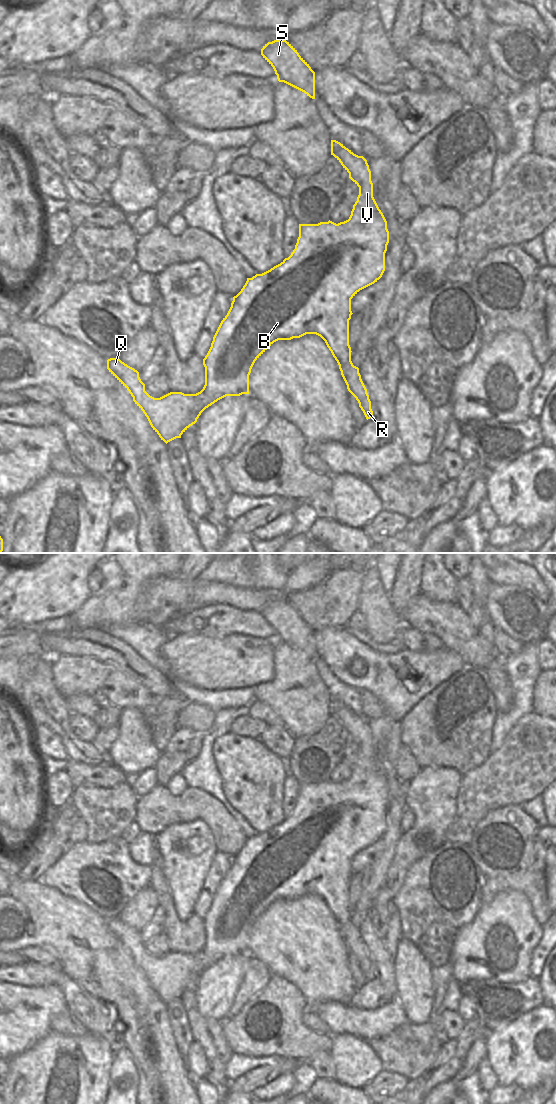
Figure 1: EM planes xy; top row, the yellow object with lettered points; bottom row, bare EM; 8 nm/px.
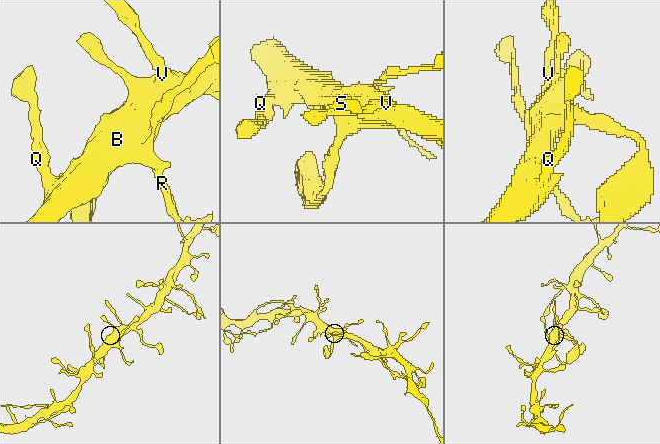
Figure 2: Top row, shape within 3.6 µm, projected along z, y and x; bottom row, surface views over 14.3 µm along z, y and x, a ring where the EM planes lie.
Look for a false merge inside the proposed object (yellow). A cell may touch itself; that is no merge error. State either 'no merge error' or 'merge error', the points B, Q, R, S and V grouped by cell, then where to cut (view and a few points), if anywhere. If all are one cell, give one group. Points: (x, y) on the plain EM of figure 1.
merge error | B Q S V / R | xy (348, 880), (316, 879), (291, 898)

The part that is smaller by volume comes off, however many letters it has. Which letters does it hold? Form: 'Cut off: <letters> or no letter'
Cut off: R

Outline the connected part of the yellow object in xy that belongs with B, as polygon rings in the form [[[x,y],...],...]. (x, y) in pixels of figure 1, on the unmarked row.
[[[331,700],[333,715],[349,733],[349,738],[359,747],[357,761],[353,765],[348,780],[338,784],[328,781],[318,784],[299,784],[299,797],[295,809],[288,818],[270,830],[256,834],[247,841],[241,851],[233,857],[227,875],[221,881],[211,903],[211,907],[203,919],[205,927],[205,945],[196,954],[170,952],[160,958],[154,958],[145,951],[145,944],[139,932],[122,922],[119,918],[107,920],[109,932],[129,951],[135,964],[143,971],[153,990],[166,1004],[181,995],[193,984],[201,973],[226,956],[249,954],[249,935],[255,921],[276,901],[291,900],[296,894],[307,890],[317,879],[334,884],[340,878],[351,879],[351,859],[362,849],[377,842],[385,831],[385,813],[389,803],[387,781],[373,757],[373,743],[367,720],[354,714],[343,704]]]

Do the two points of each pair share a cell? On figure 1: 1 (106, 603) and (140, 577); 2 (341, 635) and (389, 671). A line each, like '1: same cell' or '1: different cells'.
1: same cell
2: same cell

